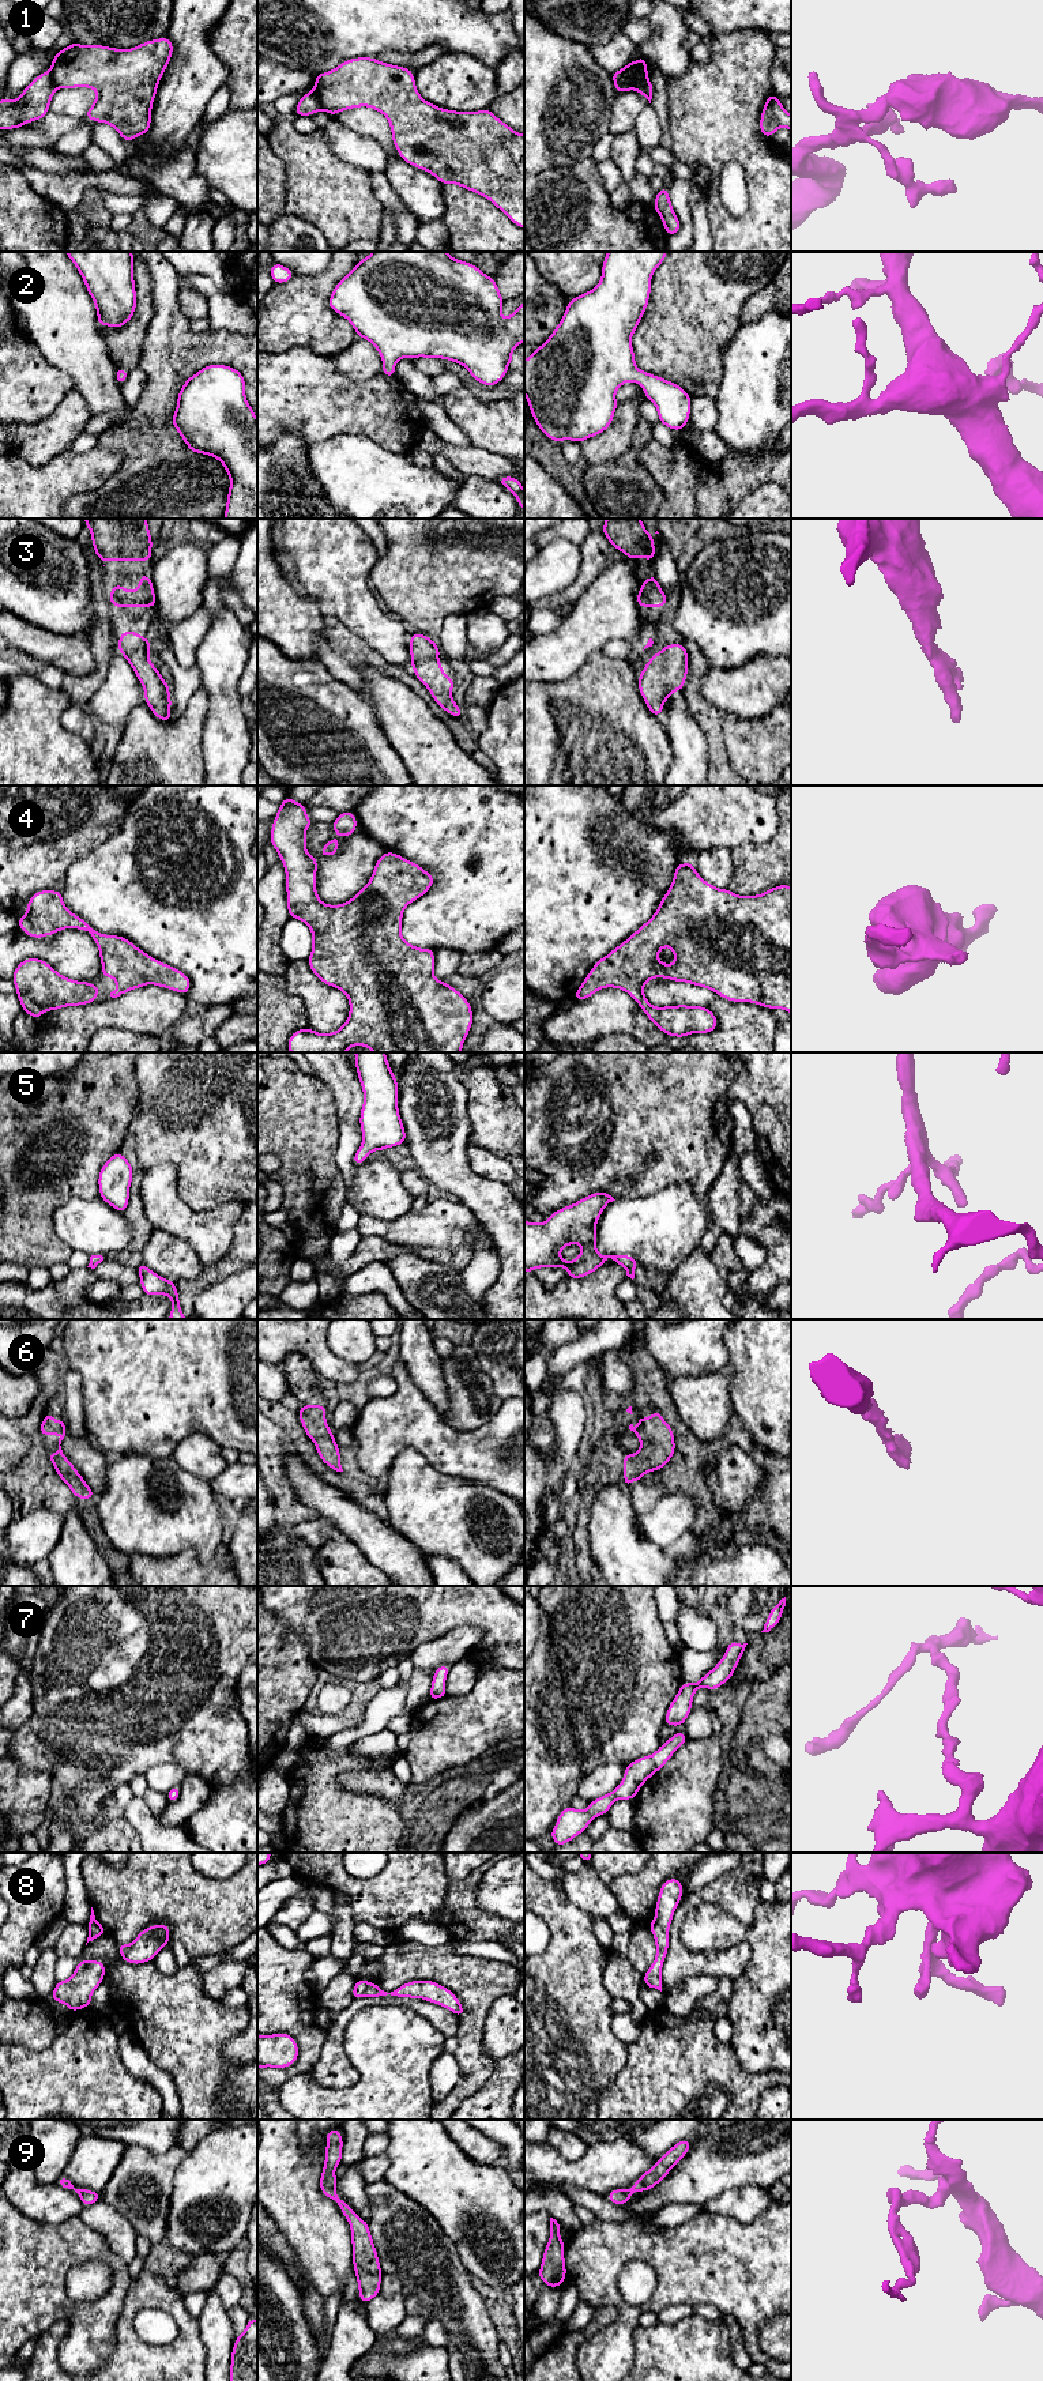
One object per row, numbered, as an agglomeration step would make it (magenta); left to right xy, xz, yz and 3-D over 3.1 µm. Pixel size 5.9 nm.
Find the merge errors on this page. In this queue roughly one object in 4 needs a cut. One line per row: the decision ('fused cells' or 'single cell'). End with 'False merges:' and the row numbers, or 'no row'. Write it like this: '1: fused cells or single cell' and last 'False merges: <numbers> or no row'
1: fused cells
2: single cell
3: single cell
4: single cell
5: single cell
6: single cell
7: single cell
8: single cell
9: single cell
False merges: 1

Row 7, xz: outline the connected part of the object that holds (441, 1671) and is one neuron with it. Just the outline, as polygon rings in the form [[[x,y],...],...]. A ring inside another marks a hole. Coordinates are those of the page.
[[[441,1665],[434,1670],[429,1700],[434,1700],[434,1699],[447,1696],[445,1680],[447,1680],[449,1668],[451,1666],[448,1665]]]

